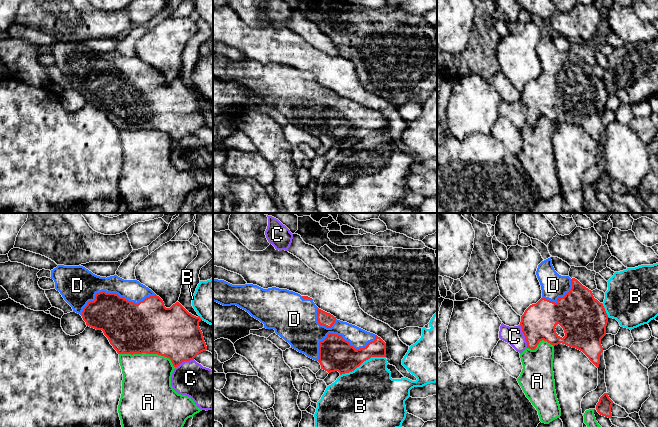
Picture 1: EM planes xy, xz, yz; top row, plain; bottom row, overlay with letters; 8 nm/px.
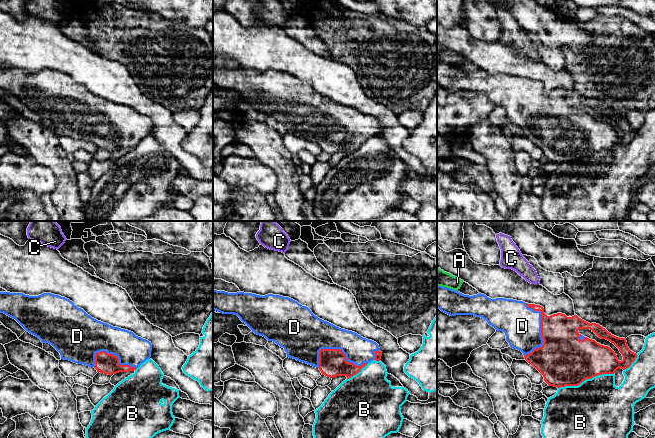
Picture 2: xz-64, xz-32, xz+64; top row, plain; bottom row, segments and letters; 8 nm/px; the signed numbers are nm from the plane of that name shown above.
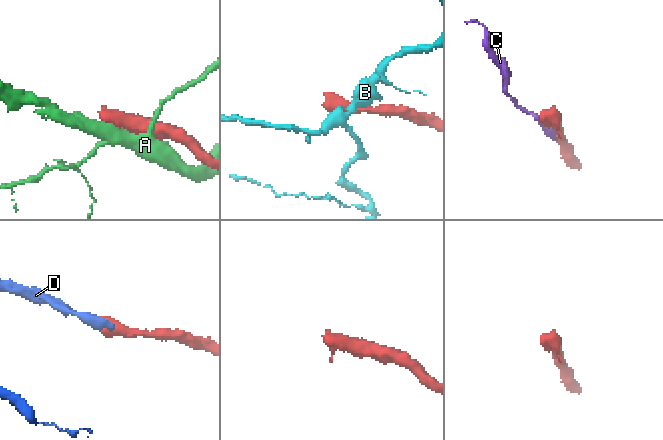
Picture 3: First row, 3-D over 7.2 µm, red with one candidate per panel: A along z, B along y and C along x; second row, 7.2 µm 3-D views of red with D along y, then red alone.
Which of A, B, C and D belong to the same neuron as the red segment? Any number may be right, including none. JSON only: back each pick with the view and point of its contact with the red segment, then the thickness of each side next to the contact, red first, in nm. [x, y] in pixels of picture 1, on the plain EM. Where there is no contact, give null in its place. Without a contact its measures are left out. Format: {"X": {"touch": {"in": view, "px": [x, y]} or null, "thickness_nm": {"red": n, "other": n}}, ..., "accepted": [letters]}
{"D": {"touch": {"in": "xy", "px": [114, 69]}, "thickness_nm": {"red": 360, "other": 240}}, "accepted": ["D"]}

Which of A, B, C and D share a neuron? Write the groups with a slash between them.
A / B / C / D

